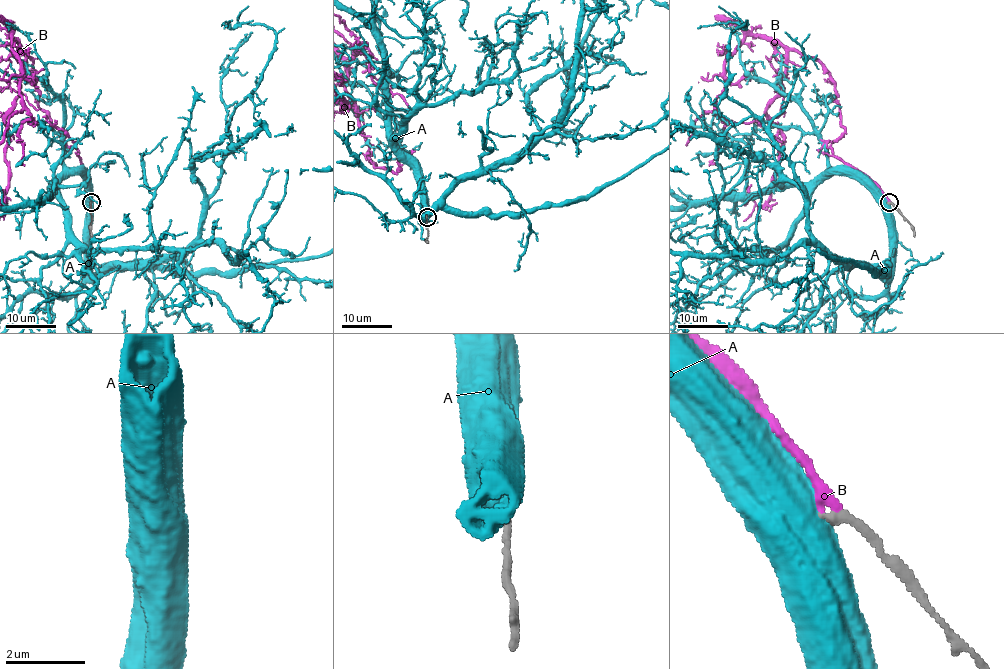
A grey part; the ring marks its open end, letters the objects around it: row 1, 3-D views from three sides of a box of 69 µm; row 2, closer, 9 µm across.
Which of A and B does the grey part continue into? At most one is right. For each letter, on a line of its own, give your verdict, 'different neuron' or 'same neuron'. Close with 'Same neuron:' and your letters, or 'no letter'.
A: different neuron
B: same neuron
Same neuron: B

